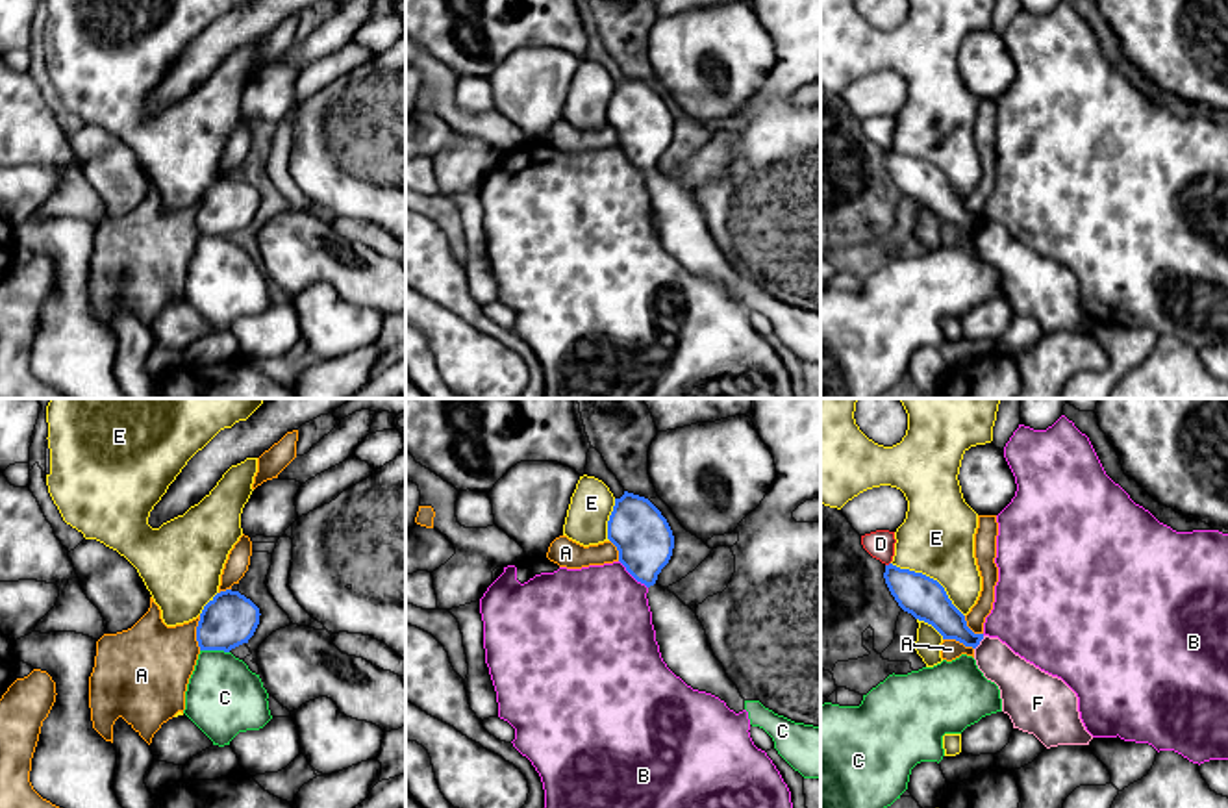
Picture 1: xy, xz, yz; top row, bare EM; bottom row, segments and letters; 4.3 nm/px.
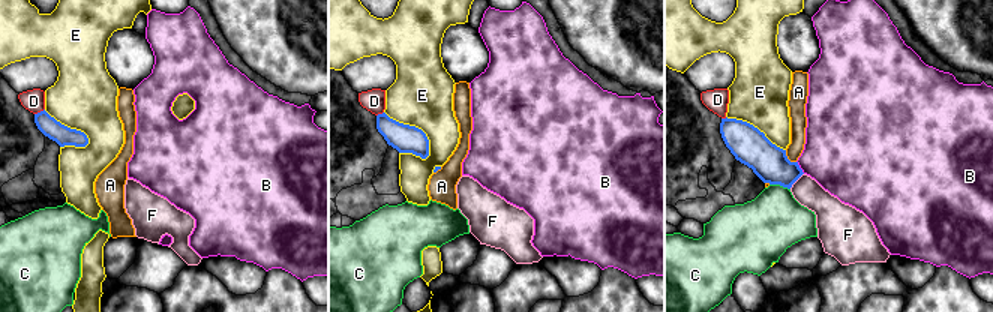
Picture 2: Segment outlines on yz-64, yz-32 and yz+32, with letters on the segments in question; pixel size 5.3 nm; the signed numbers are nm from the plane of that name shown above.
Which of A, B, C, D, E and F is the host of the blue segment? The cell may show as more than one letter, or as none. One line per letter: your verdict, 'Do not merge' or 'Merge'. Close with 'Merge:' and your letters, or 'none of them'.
A: Do not merge
B: Do not merge
C: Do not merge
D: Do not merge
E: Do not merge
F: Do not merge
Merge: none of them

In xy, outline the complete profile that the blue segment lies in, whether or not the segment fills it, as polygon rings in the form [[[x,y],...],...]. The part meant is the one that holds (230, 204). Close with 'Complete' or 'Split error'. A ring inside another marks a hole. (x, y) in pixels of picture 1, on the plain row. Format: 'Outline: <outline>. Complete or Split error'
Outline: [[[239,176],[217,178],[202,195],[196,211],[200,235],[224,235],[248,228],[259,209],[259,193]]]. Complete

